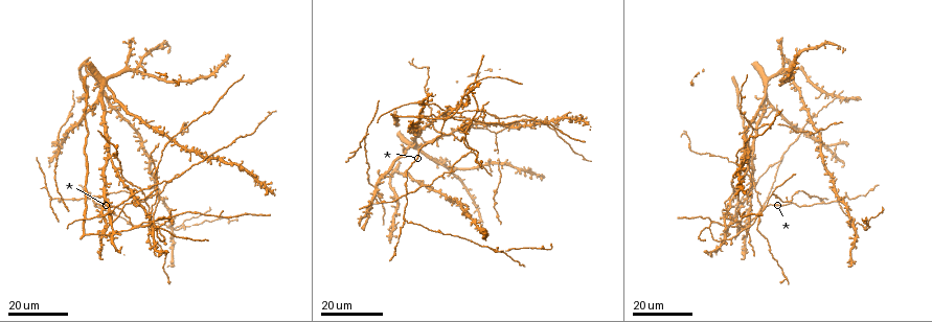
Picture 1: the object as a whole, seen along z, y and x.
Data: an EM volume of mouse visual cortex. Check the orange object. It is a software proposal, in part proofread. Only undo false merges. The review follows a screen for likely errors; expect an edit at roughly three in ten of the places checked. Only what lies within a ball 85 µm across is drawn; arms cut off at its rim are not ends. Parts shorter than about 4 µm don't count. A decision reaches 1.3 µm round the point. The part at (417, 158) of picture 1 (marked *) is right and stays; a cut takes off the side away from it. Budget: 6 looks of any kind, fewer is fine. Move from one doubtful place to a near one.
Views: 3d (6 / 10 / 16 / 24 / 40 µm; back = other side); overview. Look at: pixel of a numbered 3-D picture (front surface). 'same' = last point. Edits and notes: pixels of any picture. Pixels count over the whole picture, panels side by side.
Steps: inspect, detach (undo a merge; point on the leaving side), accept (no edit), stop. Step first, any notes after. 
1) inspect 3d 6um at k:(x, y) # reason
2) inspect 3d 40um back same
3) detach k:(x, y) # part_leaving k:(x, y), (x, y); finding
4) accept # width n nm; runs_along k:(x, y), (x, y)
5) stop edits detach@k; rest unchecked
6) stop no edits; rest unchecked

inspect 3d 16um at 1:(157, 168) # four arms meet

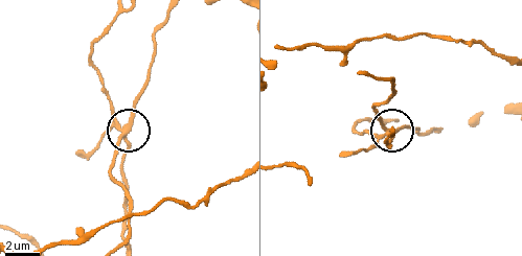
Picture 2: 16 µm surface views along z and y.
inspect 3d 10um at 2:(126, 136)

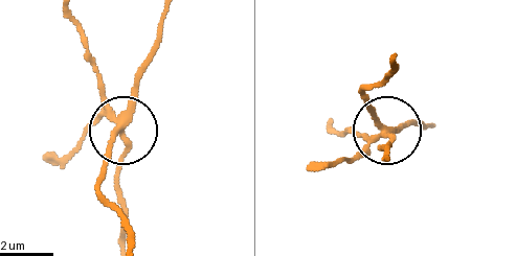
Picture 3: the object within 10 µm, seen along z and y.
detach 3:(87, 129) # part_leaving 3:(116, 129), (122, 146), (116, 167), (122, 241); two neurons meet here

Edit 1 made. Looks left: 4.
inspect 3d 24um at 1:(149, 194) # sudden change in width

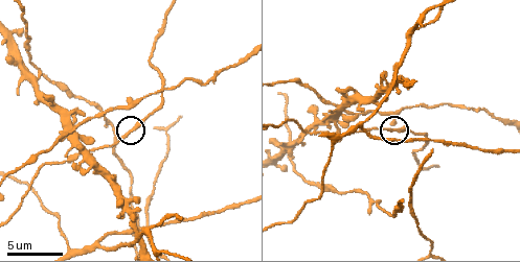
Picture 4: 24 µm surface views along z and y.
inspect 3d 10um at 4:(126, 133) # closer look

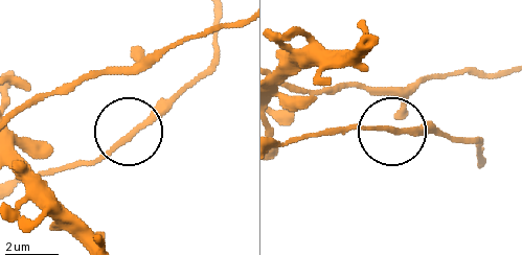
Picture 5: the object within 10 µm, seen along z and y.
accept # runs_along 5:(277, 140), (339, 126), (445, 133); continuous, no second neuron

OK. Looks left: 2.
inspect 3d 10um at 4:(166, 129) # three-way junction

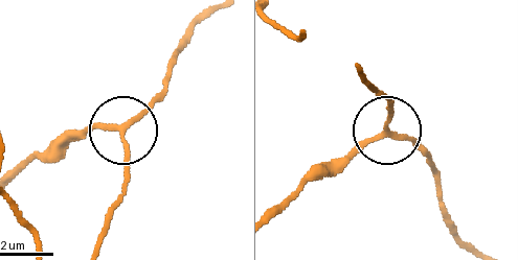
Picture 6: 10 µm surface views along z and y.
inspect 3d 6um at 6:(120, 124)

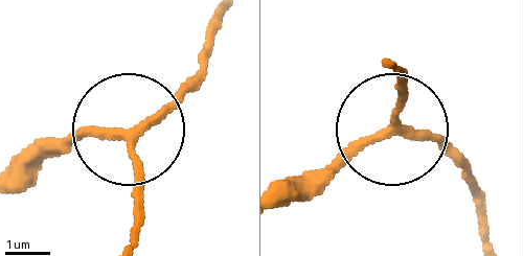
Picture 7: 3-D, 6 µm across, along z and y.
accept # width 180 nm; runs_along 7:(124, 243), (139, 210), (128, 142), (203, 67); one neuron here

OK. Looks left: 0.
stop edits detach@3; rest unchecked

